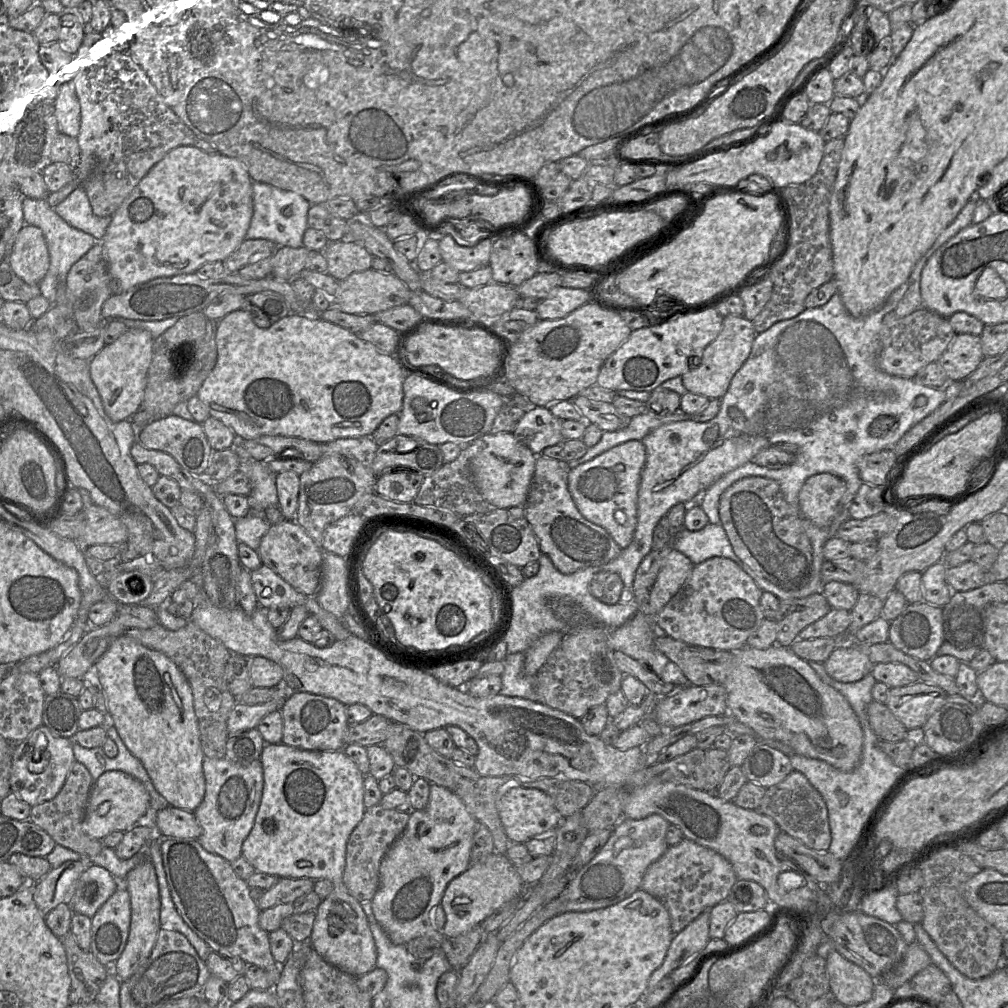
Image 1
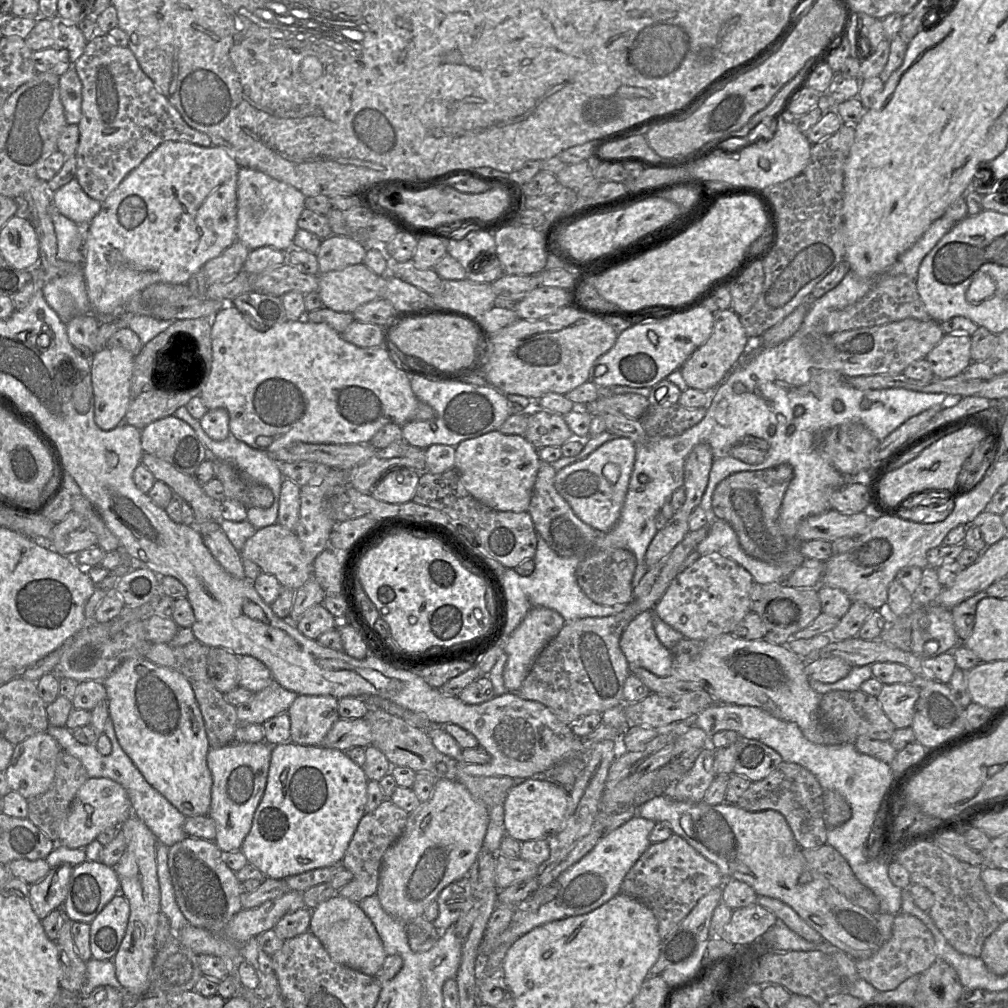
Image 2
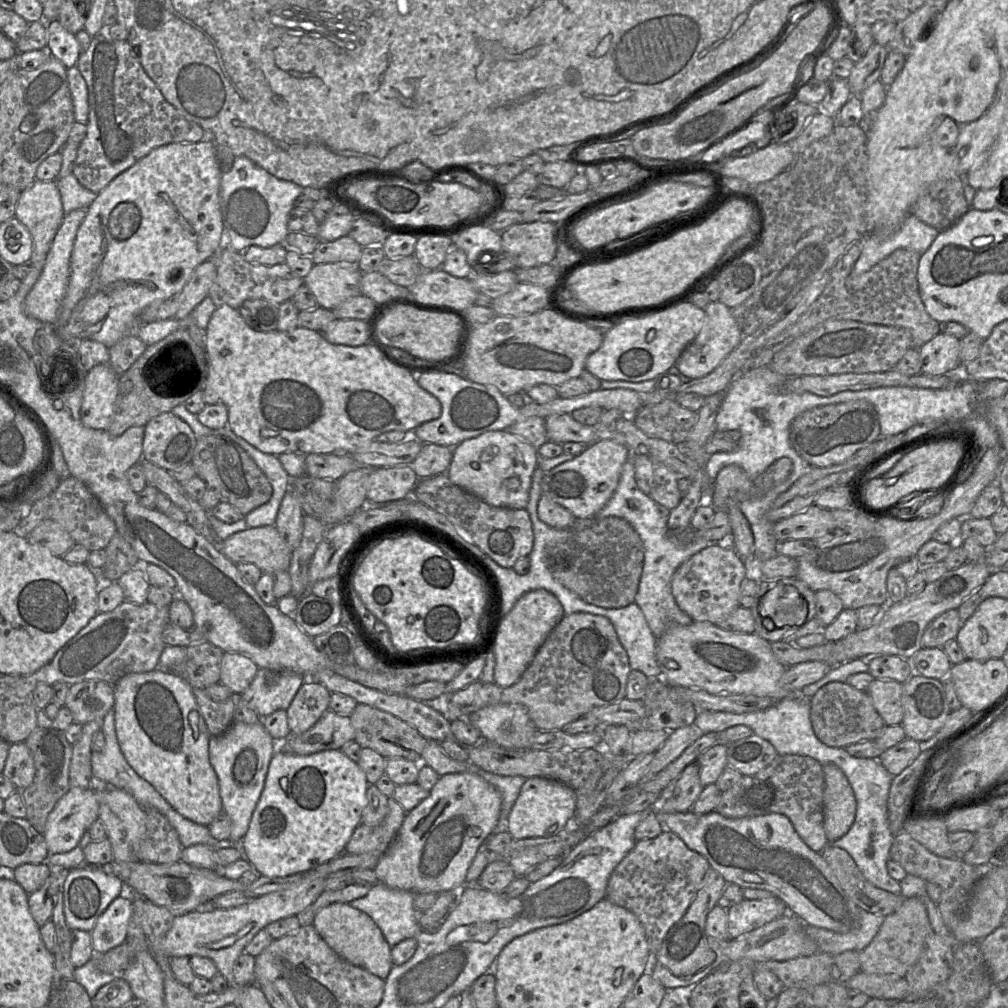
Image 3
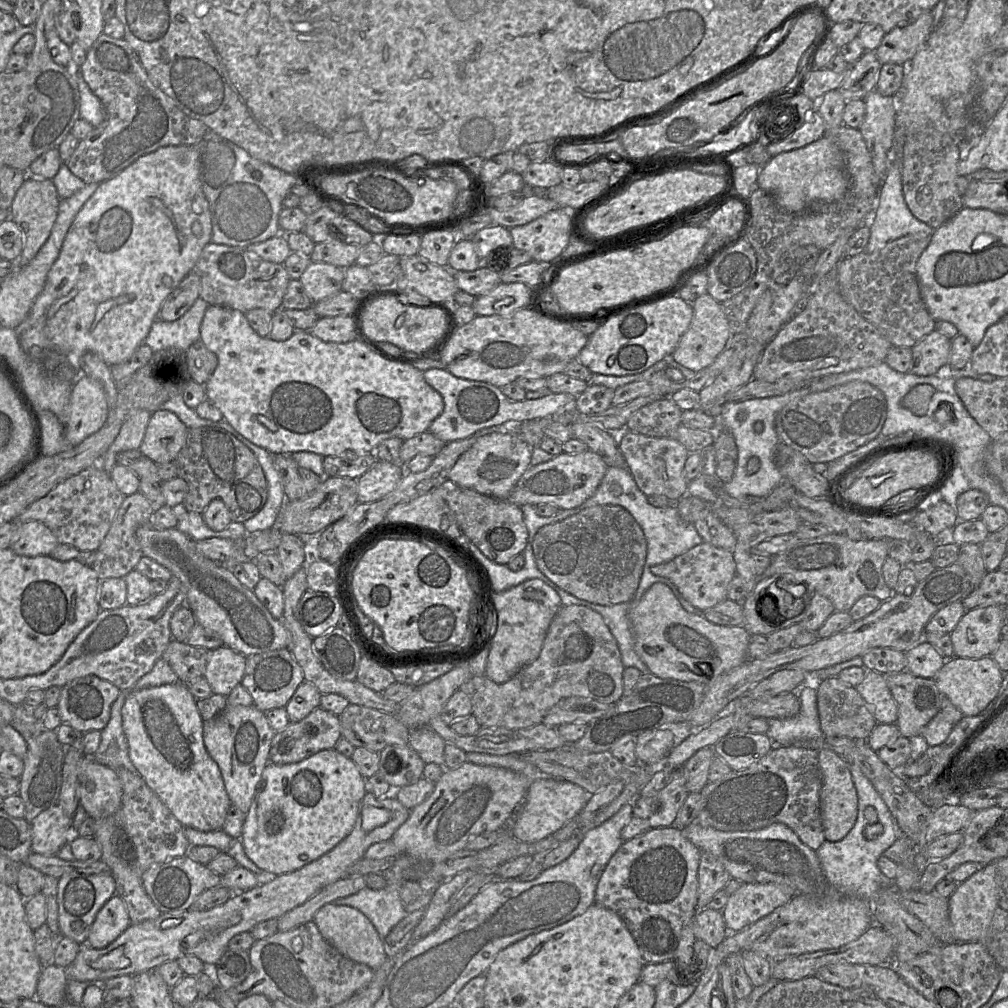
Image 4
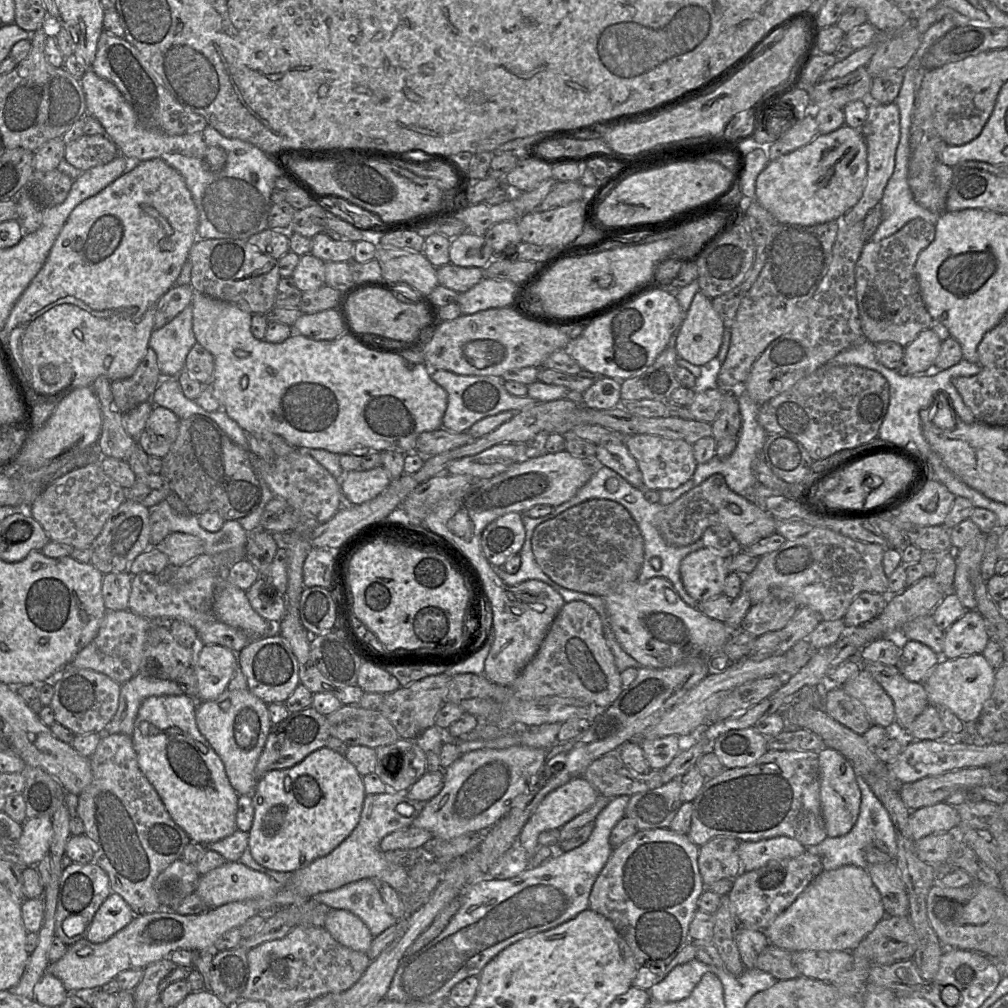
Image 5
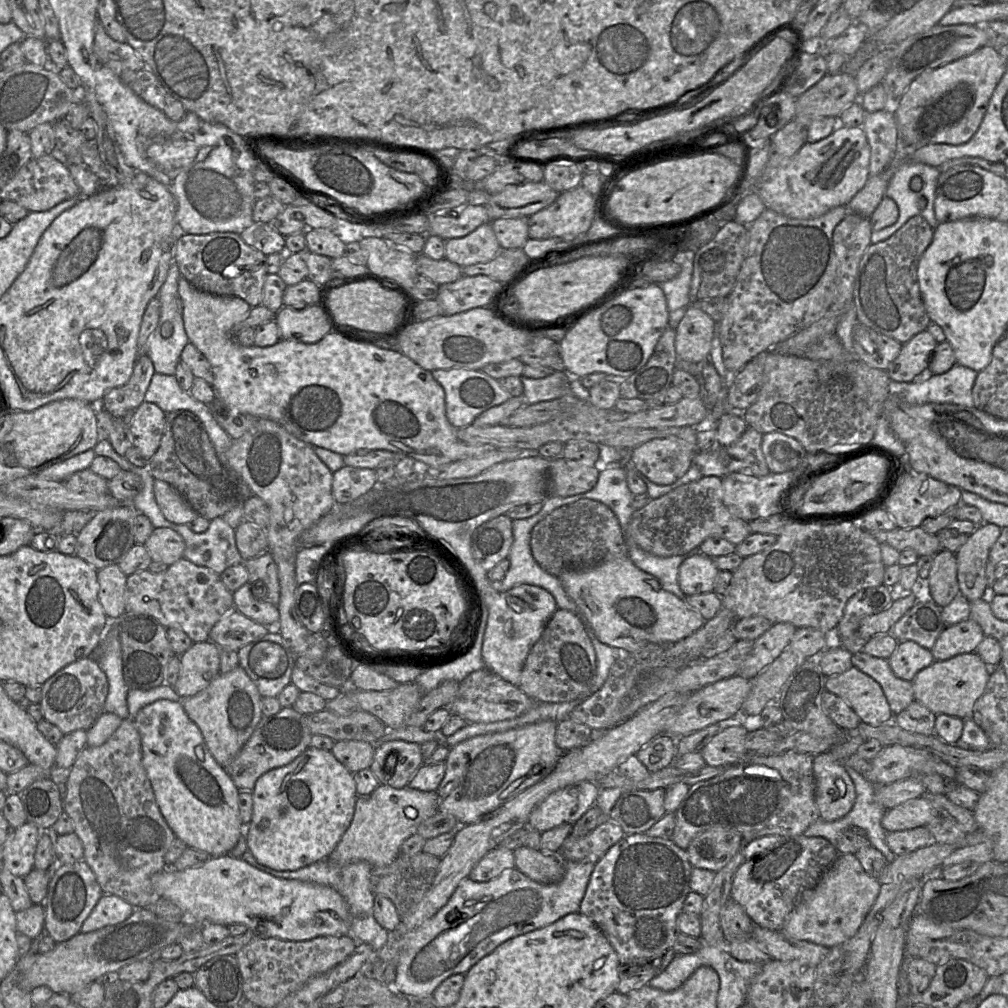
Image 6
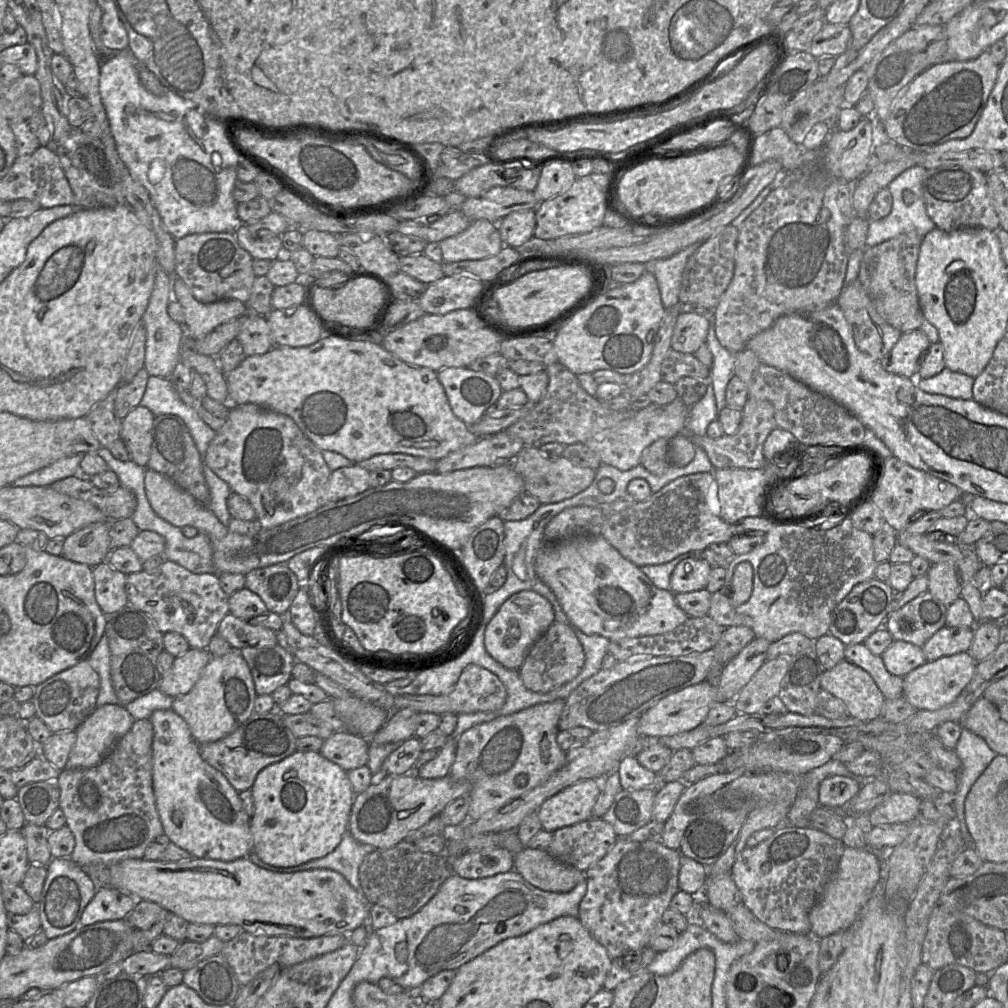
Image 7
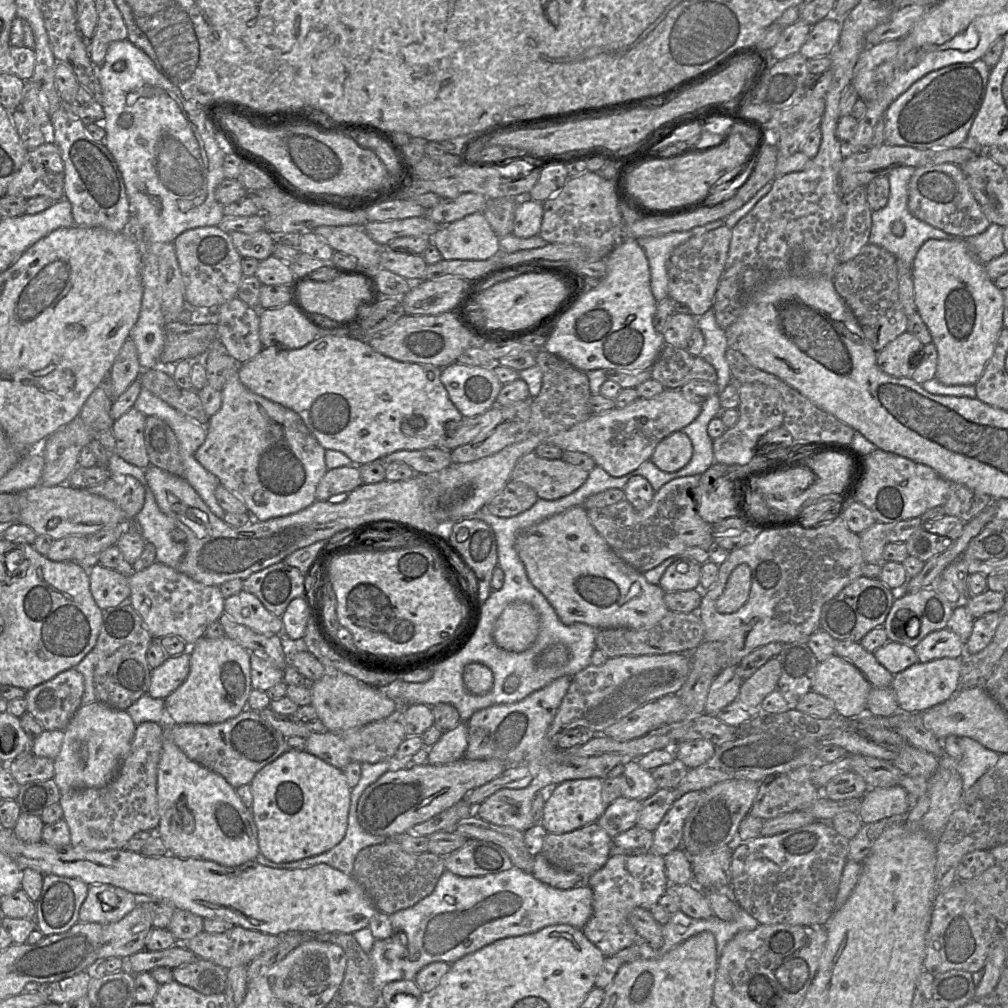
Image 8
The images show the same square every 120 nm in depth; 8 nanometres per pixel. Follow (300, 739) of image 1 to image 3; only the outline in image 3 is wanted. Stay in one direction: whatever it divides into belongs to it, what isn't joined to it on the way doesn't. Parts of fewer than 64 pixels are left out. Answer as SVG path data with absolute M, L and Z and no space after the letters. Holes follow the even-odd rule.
M305 681L286 710L291 735L303 734L318 722L329 710L331 694L316 681Z

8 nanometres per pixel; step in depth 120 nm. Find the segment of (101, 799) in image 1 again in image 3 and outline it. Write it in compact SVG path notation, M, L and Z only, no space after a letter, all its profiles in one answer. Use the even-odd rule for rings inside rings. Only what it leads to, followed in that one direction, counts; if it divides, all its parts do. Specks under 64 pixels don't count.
M91 777L91 787L89 787L87 789L70 788L70 790L65 795L63 795L63 797L56 803L55 807L53 808L53 810L49 813L49 815L47 817L43 836L44 836L49 854L52 855L52 854L59 854L59 853L67 853L67 852L71 851L72 849L74 849L75 847L77 847L79 845L79 842L80 842L83 834L86 831L88 831L90 825L98 819L98 812L99 812L98 794L92 786L92 777Z

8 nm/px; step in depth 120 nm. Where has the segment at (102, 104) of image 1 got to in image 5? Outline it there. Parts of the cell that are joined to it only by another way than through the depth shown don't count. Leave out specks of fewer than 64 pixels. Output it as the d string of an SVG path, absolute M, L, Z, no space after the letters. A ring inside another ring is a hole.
M103 29L90 69L118 88L135 111L139 121L147 128L167 135L180 136L202 132L208 126L202 115L185 109L174 99L149 66L143 62L139 51L124 38L118 38ZM82 135L65 144L65 159L81 171L110 163L119 155L116 144L106 135Z

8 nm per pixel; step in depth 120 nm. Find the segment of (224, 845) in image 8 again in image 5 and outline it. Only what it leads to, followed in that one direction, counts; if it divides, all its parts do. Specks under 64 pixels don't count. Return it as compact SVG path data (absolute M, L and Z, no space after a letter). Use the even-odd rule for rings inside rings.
M161 695L161 696L150 696L143 700L141 703L137 715L134 720L133 725L133 747L137 755L137 763L140 771L147 778L149 783L153 786L158 796L160 797L165 809L171 816L172 820L181 827L185 833L189 836L192 842L197 842L199 844L209 844L222 840L225 837L231 835L236 827L236 812L237 812L237 801L238 794L231 786L228 777L225 772L224 765L220 757L215 753L213 748L207 742L205 737L200 733L195 719L195 710L197 707L197 700L188 695Z

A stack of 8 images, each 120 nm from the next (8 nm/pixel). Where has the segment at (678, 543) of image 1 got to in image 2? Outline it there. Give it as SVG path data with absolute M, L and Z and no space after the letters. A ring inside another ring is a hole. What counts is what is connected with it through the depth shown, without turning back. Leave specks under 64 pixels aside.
M715 519L709 522L707 536L696 546L700 556L713 552L734 561L734 552L738 550L738 538L733 528L724 520Z

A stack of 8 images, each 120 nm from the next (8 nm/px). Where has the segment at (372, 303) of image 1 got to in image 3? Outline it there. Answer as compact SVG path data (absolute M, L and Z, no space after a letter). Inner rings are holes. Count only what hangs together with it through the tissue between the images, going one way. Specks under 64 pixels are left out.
M314 264L303 280L314 294L318 306L333 310L346 299L362 295L362 274L357 265Z

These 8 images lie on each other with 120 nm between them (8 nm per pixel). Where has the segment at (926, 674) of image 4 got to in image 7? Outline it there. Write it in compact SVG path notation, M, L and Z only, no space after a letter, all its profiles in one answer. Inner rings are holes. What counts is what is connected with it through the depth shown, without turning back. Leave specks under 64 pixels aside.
M894 640L881 657L886 669L901 677L927 662L921 647L902 640Z

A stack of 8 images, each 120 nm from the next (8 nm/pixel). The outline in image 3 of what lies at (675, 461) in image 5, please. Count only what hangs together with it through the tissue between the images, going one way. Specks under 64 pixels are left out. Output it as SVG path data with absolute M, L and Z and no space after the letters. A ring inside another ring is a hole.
M632 454L632 462L636 483L643 493L670 511L678 506L682 496L677 473L641 454Z

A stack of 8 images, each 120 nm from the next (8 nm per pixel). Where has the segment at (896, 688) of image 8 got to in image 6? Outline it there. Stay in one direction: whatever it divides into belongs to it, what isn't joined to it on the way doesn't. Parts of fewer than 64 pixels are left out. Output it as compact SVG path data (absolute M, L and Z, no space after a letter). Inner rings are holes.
M976 652L959 654L944 661L935 660L919 671L911 681L915 700L936 716L944 713L965 720L972 717L974 705L990 678L990 670Z

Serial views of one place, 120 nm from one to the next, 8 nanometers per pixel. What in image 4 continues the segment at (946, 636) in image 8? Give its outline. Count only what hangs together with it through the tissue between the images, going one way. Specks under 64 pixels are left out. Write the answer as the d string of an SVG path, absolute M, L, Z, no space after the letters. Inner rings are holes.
M1005 606L966 610L950 633L955 657L980 659L992 656L1004 635Z

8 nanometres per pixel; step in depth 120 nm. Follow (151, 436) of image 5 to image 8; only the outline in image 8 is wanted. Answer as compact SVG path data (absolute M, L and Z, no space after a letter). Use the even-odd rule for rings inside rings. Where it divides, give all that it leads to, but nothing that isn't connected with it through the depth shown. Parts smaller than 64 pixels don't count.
M132 407L114 421L111 427L116 440L115 454L142 469L150 466L144 435L146 418Z

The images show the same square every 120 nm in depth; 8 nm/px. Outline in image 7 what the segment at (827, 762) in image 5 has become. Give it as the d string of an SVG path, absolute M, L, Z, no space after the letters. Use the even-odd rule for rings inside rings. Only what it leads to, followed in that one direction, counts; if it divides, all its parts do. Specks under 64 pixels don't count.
M846 776L825 778L819 785L821 807L842 810L859 793L862 783Z

